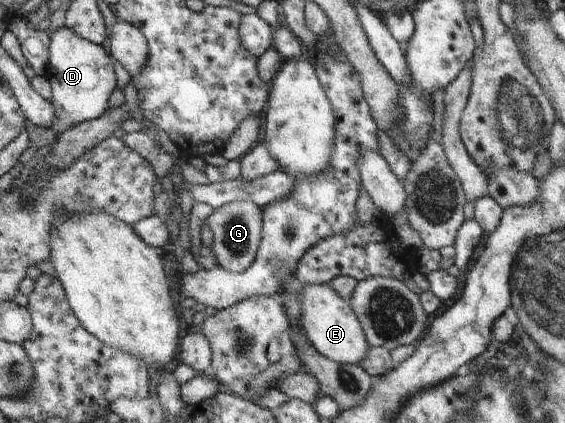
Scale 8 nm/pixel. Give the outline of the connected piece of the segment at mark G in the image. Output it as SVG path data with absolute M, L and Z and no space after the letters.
M251 201L231 202L214 210L205 219L205 223L214 233L212 252L226 270L240 274L247 271L255 263L261 240L264 236L263 208Z

